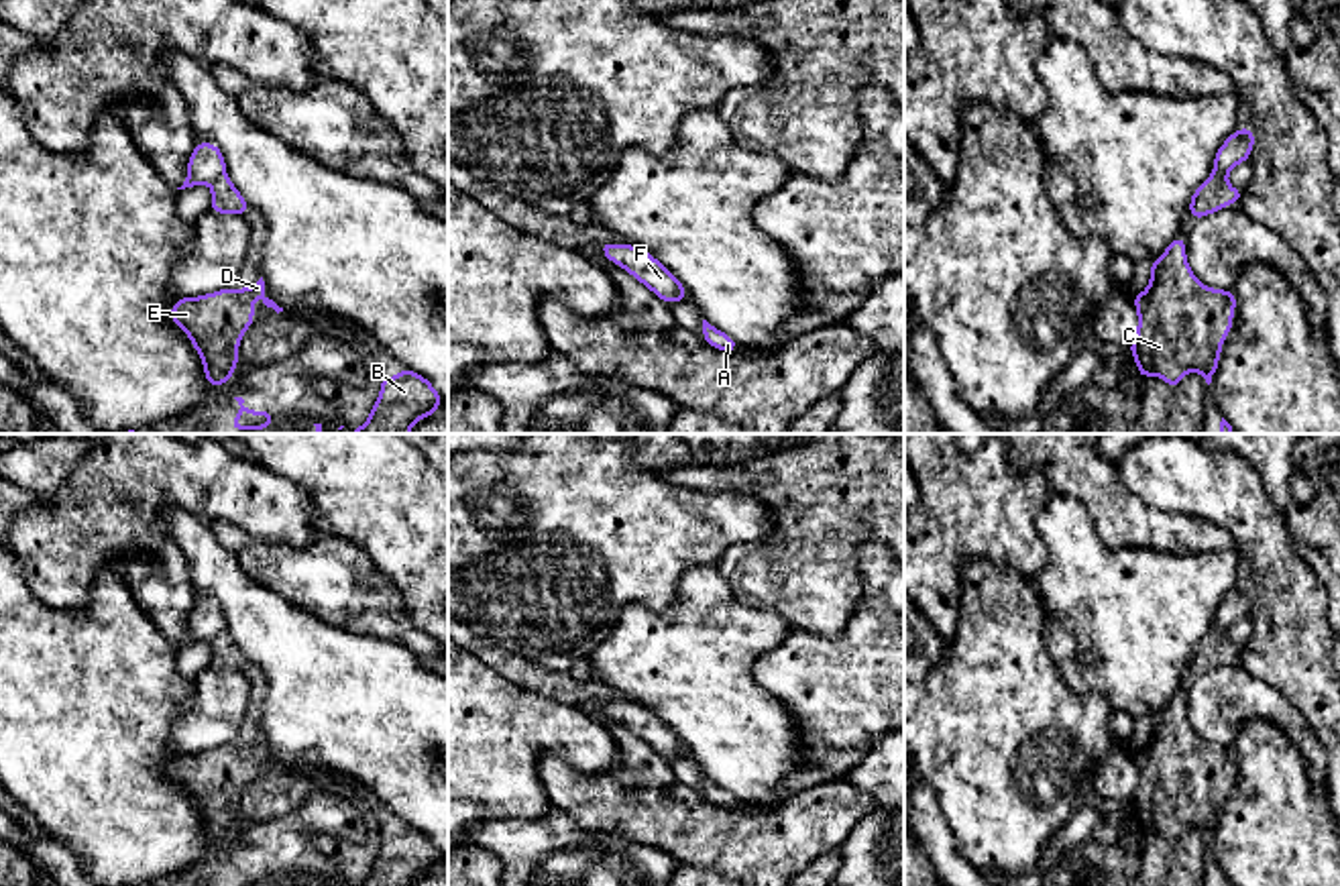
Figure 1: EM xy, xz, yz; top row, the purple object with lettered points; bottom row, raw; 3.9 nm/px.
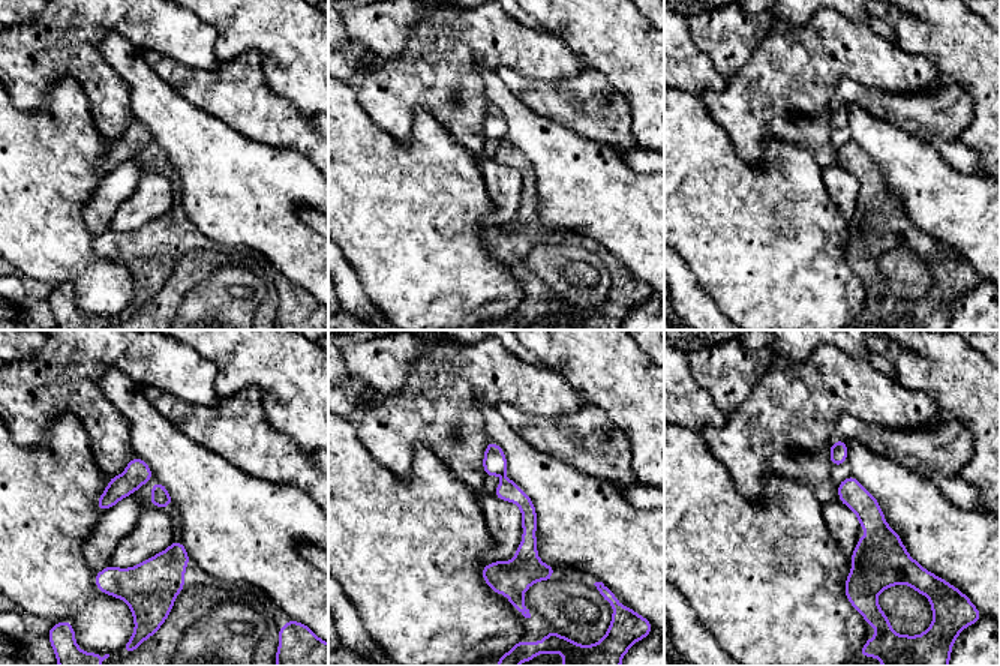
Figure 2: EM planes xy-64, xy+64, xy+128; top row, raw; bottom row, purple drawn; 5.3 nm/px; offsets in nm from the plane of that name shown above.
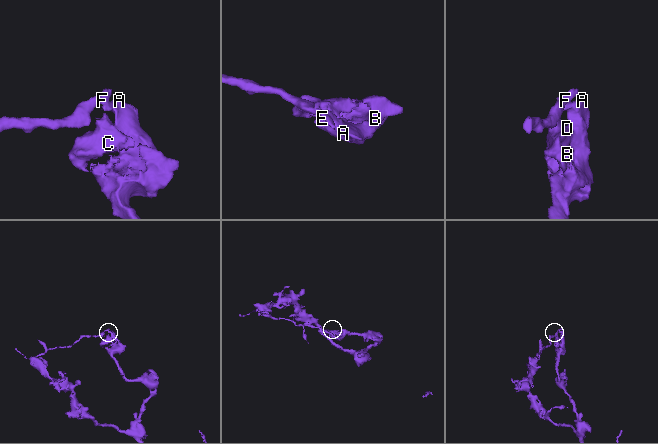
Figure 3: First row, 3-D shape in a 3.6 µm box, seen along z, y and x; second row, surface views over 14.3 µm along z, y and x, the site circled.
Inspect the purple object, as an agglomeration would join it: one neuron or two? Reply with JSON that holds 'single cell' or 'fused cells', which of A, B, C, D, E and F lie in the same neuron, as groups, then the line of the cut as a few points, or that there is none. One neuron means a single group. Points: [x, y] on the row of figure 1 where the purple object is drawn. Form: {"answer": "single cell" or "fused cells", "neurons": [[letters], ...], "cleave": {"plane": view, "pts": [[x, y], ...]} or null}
{"answer": "fused cells", "neurons": [["A", "B", "C", "D", "E"], ["F"]], "cleave": {"plane": "xy", "pts": [[225, 174], [212, 184]]}}

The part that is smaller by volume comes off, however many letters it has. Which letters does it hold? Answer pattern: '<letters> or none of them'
F

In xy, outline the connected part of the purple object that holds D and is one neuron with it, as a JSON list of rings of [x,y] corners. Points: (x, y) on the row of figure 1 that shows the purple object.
[[[263,277],[240,291],[220,289],[202,297],[179,297],[169,312],[189,338],[204,361],[204,375],[212,387],[226,385],[238,363],[238,342],[246,328],[255,322],[250,306],[253,297],[261,297],[267,308],[283,312],[265,295]]]

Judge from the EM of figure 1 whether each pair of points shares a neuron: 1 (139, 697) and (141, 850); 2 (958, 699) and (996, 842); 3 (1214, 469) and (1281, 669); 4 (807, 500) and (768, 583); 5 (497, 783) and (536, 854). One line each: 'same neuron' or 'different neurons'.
1: same neuron
2: same neuron
3: same neuron
4: same neuron
5: different neurons

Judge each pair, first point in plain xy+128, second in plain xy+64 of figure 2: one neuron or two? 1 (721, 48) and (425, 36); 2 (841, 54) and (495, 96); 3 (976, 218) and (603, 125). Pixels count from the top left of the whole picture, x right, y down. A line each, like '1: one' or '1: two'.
1: two
2: two
3: two

